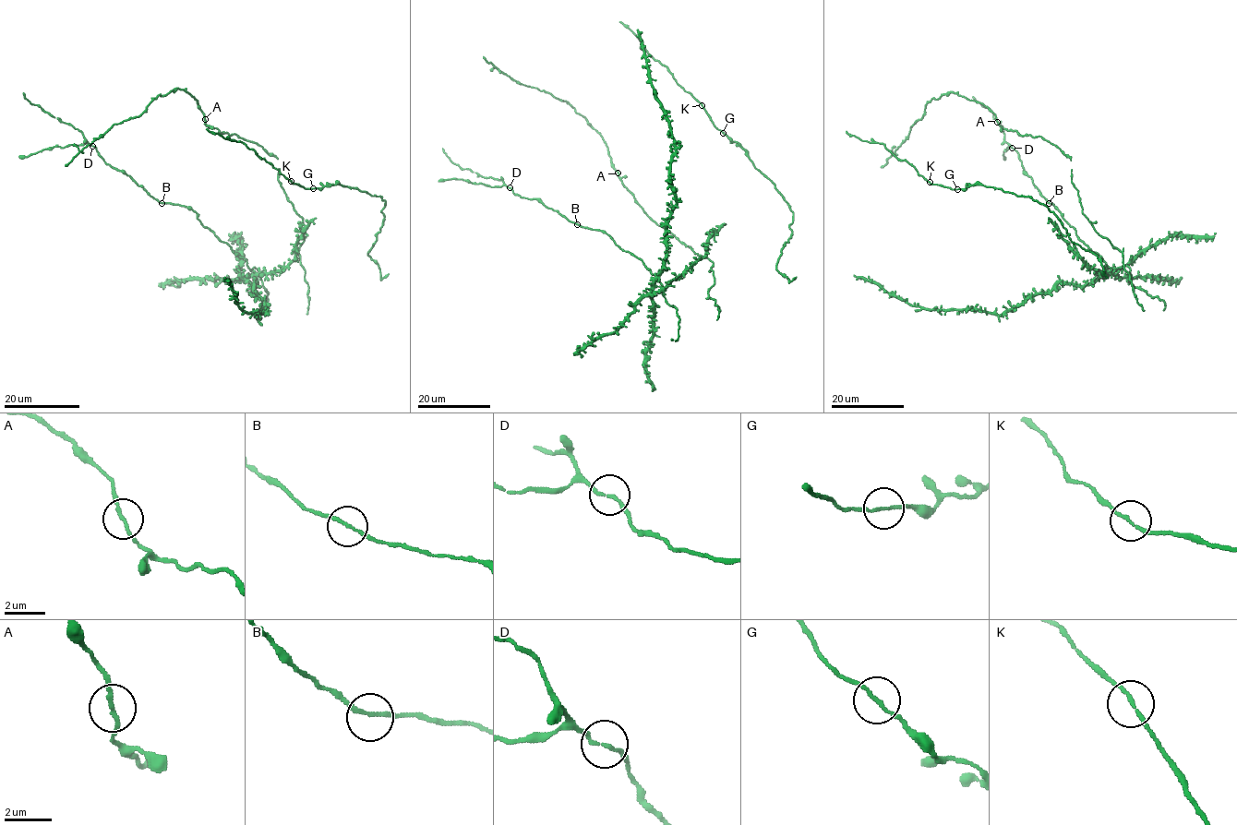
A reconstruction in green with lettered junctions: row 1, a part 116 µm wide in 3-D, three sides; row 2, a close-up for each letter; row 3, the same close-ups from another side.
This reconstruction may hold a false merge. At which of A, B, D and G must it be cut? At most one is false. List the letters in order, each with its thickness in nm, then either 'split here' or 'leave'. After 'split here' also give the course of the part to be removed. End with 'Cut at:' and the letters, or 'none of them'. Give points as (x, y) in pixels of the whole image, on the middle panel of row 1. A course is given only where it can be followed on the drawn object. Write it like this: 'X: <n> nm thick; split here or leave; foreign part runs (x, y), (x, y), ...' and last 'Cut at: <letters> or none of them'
A: 150 nm thick; leave
B: 150 nm thick; leave
D: 130 nm thick; leave
G: 130 nm thick; leave
Cut at: none of them

